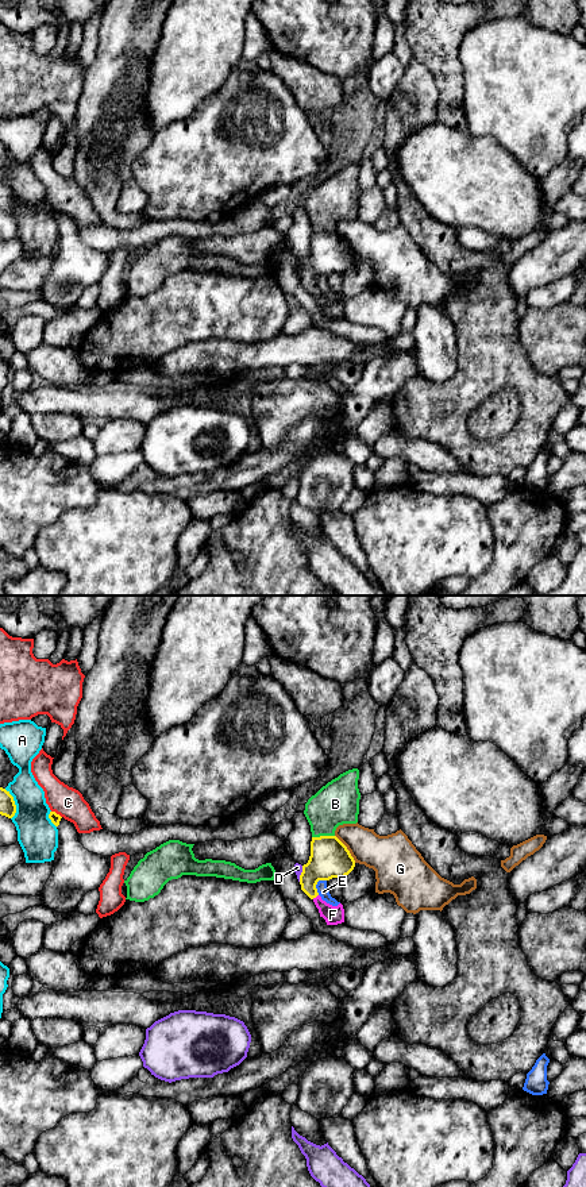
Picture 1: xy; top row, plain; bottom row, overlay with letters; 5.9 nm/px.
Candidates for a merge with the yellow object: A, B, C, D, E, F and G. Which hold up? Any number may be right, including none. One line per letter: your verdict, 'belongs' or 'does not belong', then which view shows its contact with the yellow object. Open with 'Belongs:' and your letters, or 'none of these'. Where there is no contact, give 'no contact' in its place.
Belongs: F
A: does not belong | xy
B: does not belong | xy
C: does not belong | xy
D: does not belong | xy
E: does not belong | xy
F: belongs | xy
G: does not belong | xy

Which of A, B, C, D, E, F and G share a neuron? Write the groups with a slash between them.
A / B / C / D / E / F / G

